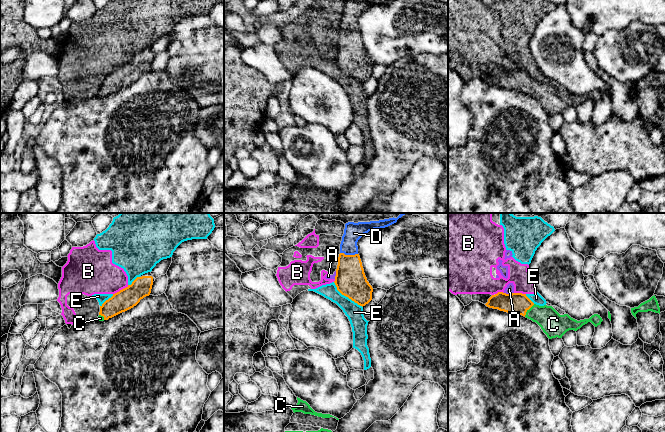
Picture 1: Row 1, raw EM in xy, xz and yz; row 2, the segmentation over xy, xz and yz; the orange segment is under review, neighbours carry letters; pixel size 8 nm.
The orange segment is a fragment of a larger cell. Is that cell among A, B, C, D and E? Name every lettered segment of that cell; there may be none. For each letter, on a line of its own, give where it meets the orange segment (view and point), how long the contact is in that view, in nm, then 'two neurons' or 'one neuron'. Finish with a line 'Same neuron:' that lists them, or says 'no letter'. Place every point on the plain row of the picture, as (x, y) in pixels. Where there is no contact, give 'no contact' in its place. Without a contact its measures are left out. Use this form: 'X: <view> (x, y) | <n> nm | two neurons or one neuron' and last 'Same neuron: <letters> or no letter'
A: yz (509, 70) | 80 nm | two neurons
B: xy (120, 66) | 150 nm | two neurons
C: yz (528, 85) | 130 nm | one neuron
D: xz (349, 31) | 140 nm | one neuron
E: xz (346, 72) | 320 nm | two neurons
Same neuron: C, D

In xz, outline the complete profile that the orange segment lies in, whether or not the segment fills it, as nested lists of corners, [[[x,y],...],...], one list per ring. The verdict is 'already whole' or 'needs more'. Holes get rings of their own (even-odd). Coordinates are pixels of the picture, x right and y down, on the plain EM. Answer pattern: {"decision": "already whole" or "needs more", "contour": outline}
{"decision": "needs more", "contour": [[[345,0],[334,59],[342,71],[362,83],[372,76],[373,64],[365,52],[357,18],[369,7],[390,1],[392,0]]]}

